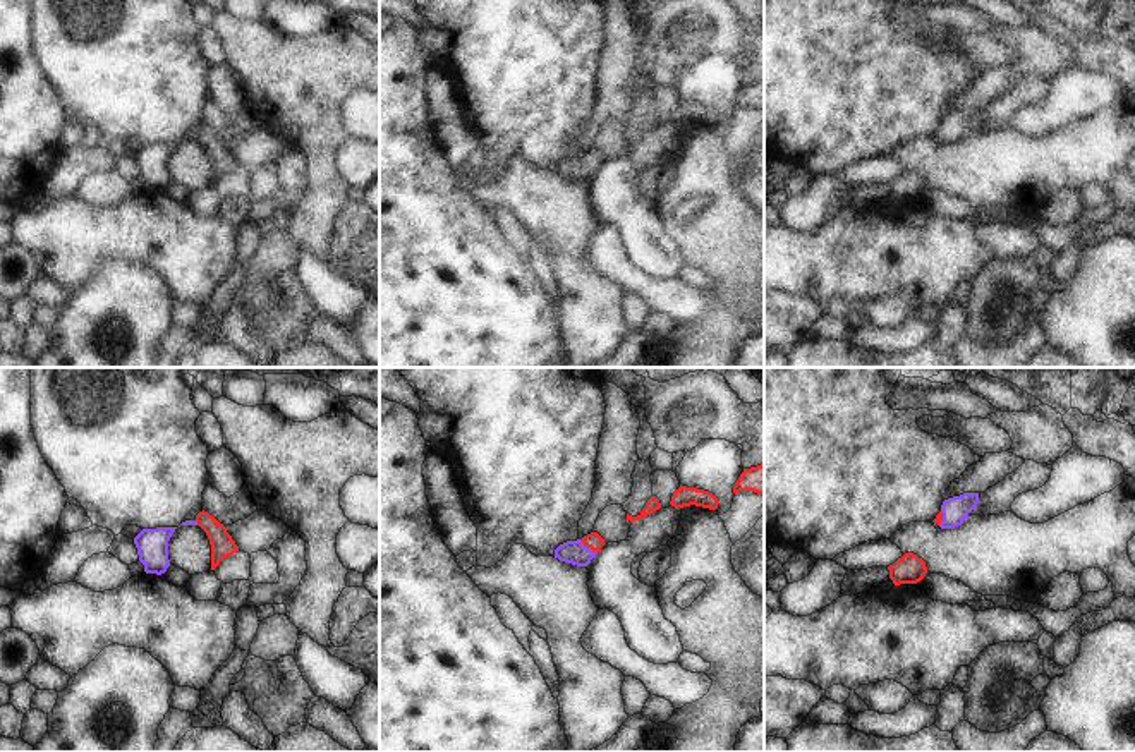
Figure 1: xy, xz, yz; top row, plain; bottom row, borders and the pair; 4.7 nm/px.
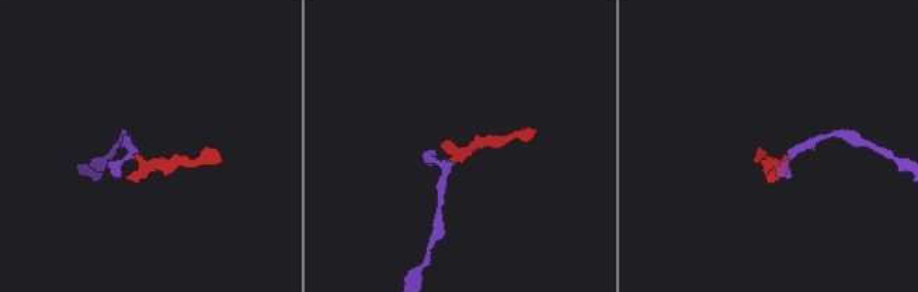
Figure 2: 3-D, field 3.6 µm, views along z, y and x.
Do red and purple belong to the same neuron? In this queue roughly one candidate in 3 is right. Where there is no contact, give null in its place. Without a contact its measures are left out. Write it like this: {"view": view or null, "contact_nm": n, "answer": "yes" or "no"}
{"view": "xz", "contact_nm": 110, "answer": "yes"}

